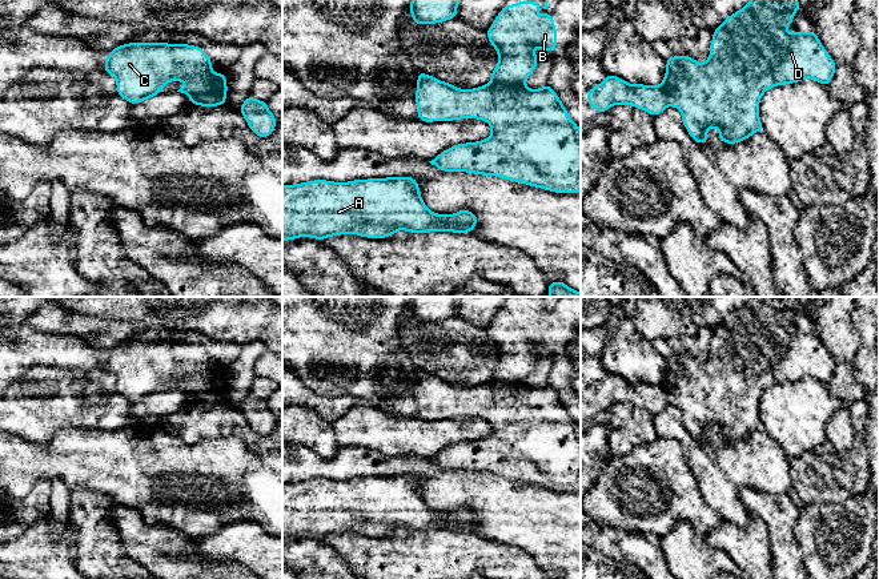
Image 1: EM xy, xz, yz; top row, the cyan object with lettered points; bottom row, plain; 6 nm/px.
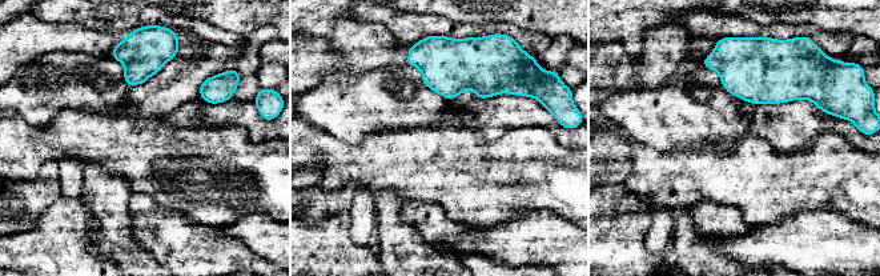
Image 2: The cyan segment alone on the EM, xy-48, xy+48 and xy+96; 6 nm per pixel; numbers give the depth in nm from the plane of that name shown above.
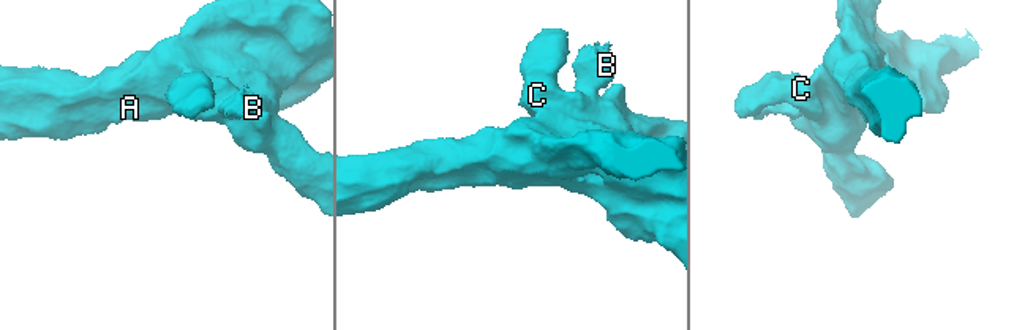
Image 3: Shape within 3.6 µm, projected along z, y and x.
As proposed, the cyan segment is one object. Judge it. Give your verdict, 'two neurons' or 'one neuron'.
two neurons

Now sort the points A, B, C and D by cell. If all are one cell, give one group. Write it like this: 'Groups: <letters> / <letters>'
Groups: A C D / B

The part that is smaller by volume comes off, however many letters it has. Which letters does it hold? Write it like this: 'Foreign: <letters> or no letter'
Foreign: B

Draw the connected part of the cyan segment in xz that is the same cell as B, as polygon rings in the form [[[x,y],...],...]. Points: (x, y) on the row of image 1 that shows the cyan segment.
[[[515,1],[511,7],[506,3],[486,31],[498,55],[498,64],[490,73],[493,83],[525,85],[538,64],[534,48],[557,51],[554,16],[545,12],[535,19],[539,8],[539,1]]]

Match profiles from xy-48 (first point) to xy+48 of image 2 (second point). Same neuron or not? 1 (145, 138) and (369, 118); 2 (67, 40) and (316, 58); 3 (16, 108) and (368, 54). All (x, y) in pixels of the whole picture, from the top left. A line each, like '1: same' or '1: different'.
1: different
2: same
3: different

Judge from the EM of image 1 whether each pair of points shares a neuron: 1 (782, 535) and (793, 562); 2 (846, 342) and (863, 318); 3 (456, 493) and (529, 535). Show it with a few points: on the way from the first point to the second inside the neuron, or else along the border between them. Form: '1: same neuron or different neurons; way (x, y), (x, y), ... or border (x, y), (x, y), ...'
1: same neuron; way (783, 542), (787, 555)
2: different neurons; border (851, 310), (851, 322), (859, 337), (855, 360)
3: same neuron; way (474, 493), (486, 494), (510, 517)

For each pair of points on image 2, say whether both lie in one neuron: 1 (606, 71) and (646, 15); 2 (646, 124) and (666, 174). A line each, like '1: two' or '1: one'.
1: two
2: two

